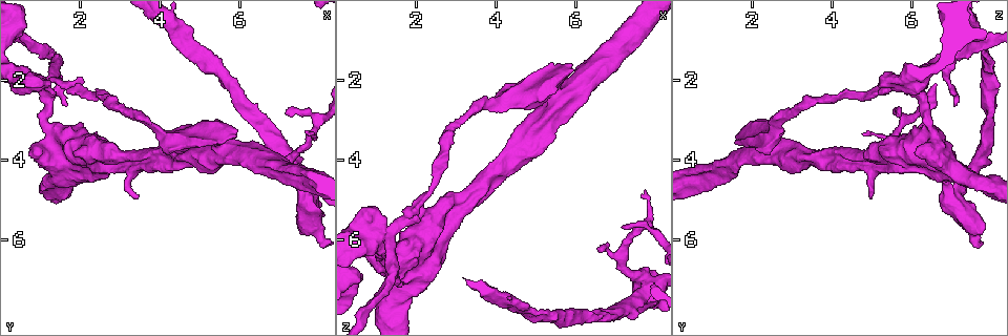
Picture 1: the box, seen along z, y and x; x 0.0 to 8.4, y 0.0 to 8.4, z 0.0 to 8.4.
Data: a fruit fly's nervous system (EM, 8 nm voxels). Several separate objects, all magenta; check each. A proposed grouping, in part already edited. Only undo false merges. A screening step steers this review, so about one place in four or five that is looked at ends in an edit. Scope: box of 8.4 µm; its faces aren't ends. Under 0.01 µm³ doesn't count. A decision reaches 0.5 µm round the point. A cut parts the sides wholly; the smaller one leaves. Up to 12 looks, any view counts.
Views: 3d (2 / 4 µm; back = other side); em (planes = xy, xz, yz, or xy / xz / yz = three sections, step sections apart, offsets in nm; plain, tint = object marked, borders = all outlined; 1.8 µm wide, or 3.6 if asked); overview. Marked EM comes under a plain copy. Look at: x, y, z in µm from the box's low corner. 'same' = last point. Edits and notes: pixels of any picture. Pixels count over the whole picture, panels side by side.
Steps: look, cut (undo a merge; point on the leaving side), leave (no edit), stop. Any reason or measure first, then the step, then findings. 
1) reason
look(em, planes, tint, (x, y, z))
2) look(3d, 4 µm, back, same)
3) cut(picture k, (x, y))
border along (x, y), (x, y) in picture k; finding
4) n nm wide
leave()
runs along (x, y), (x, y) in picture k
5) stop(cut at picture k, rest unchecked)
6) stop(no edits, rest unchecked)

touches itself
look(3d, 4 µm, (3.35, 4.20, 5.10))

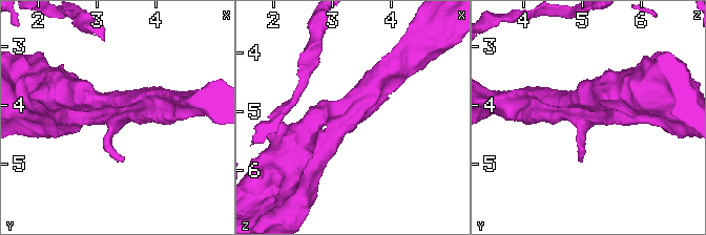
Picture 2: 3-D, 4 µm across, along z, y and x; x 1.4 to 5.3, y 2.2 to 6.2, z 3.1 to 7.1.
shape alone is not enough
look(em, xy, step 16, tint, (3.40, 4.15, 5.05))

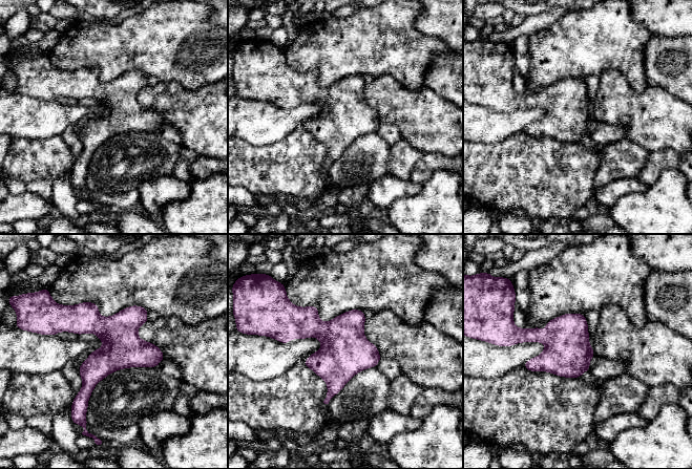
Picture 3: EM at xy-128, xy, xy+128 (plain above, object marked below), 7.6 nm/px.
leave()
runs along (55, 327), (98, 324), (160, 357) in picture 3; continuous, no second neuron

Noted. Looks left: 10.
touches itself
look(em, xz, step 4, tint, (2.70, 2.40, 4.15))

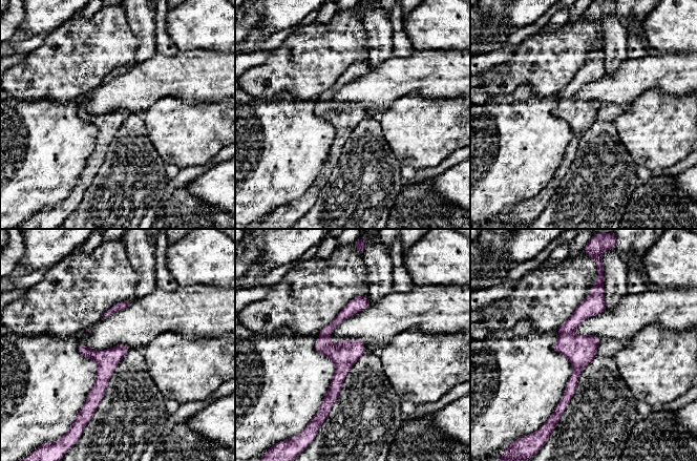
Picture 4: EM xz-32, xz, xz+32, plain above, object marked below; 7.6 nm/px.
another direction
look(em, planes, tint, same)

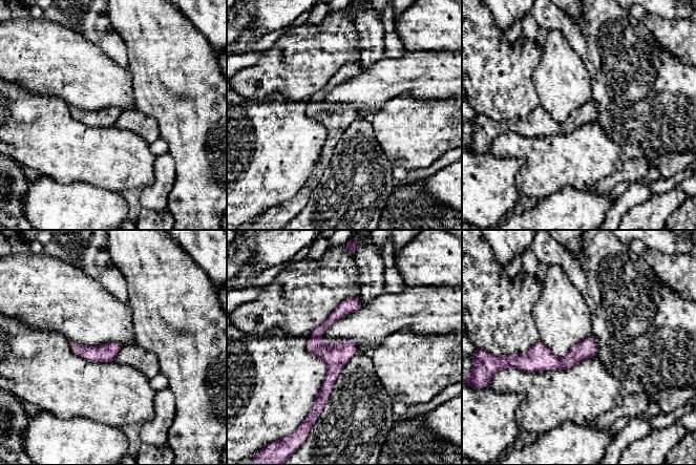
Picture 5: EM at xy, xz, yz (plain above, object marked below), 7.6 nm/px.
leave()
one neuron here

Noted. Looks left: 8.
look(3d, 4 µm, back, (4.75, 1.10, 7.75))

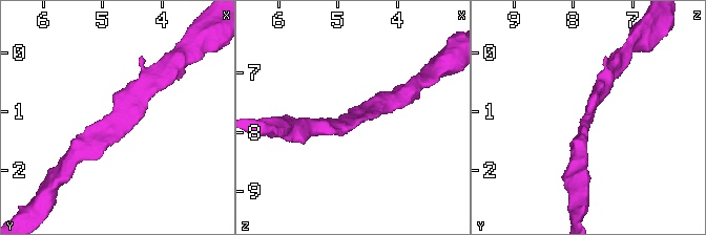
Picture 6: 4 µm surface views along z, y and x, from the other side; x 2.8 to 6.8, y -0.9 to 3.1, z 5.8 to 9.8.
look(em, xy, step 16, tint, (4.80, 1.10, 7.75))

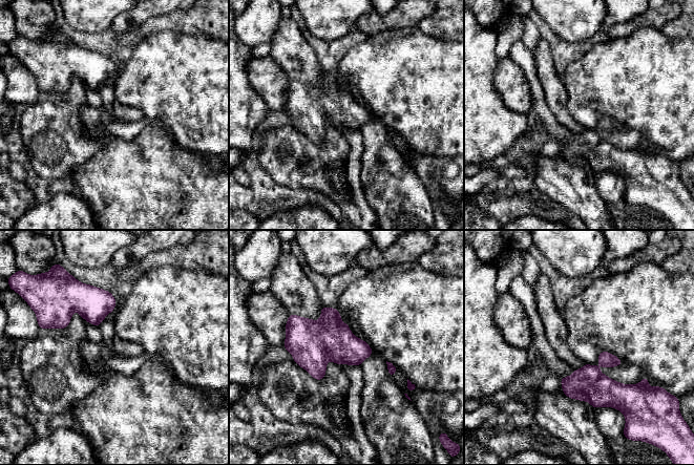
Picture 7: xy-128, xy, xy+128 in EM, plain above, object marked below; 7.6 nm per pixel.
look(em, planes, tint, same)

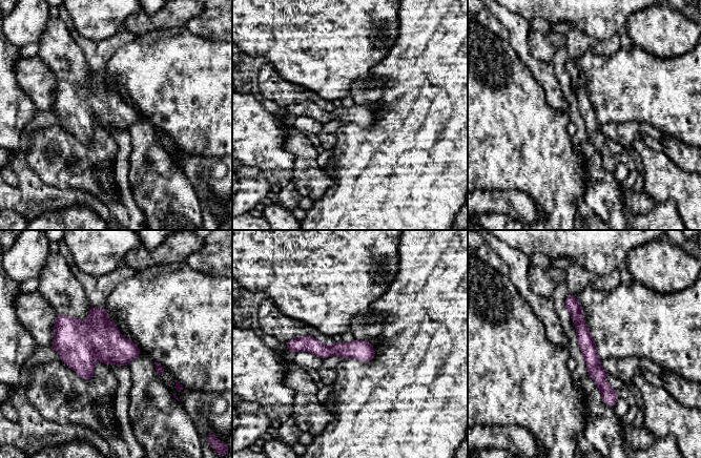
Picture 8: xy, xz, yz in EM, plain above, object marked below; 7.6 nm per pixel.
leave()
runs along (569, 297), (594, 369), (612, 403) in picture 8; one neuron here

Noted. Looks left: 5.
four arms meet
look(3d, 4 µm, (7.65, 5.00, 7.10))

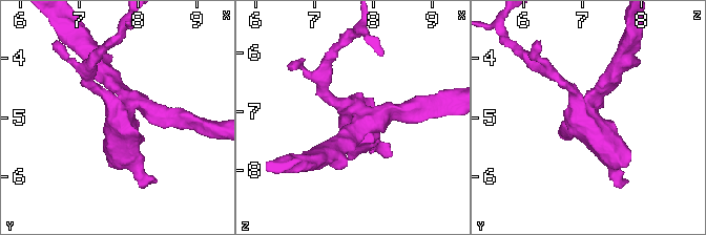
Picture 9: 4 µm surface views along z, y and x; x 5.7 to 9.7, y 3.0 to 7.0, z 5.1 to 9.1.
look(em, 3.6 µm, yz, step 8, tint, (7.70, 5.05, 7.05))

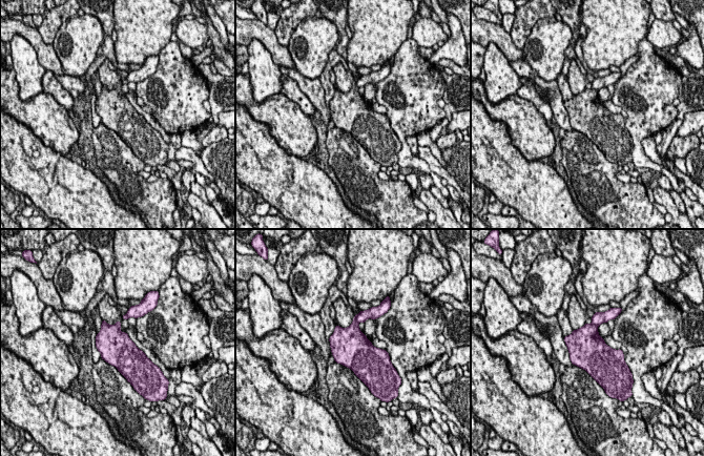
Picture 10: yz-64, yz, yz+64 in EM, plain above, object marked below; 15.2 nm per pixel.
look(em, 3.6 µm, planes, tint, same)

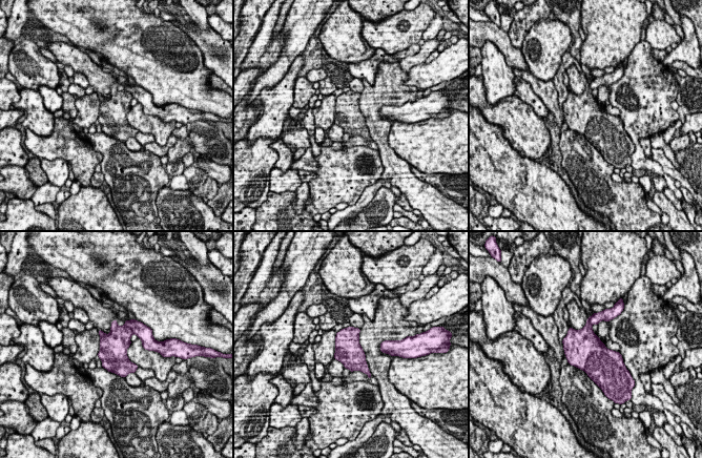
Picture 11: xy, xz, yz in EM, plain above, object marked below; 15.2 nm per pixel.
cut(picture 11, (119, 339))
border along (125, 325), (132, 333) in picture 11; two neurons meet here

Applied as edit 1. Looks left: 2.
sudden change in width
look(em, planes, tint, (4.30, 3.45, 2.50))

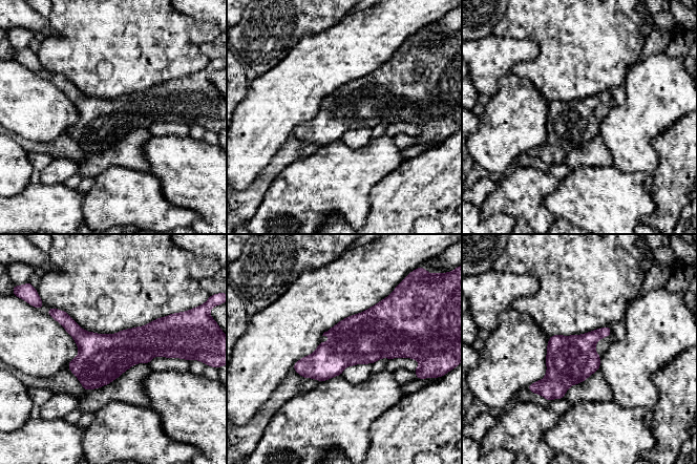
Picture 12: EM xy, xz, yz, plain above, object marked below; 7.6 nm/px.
leave()
continuous, no second neuron

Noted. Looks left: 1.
stop(cut at picture 11, rest unchecked)

